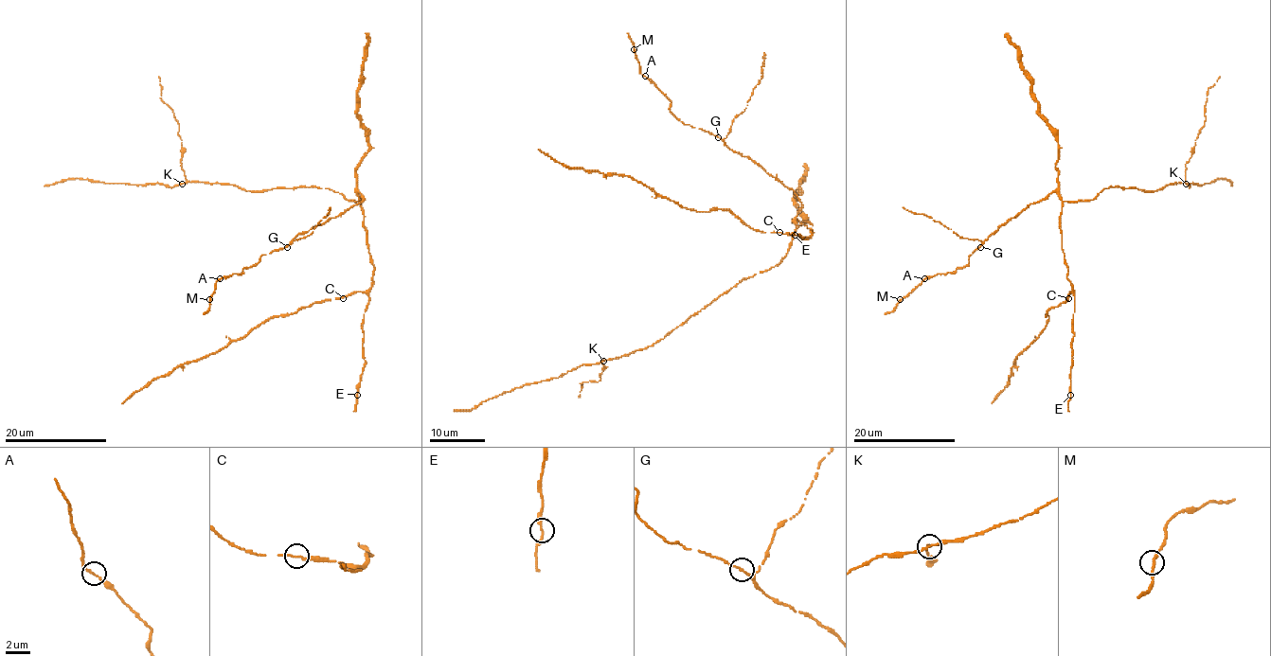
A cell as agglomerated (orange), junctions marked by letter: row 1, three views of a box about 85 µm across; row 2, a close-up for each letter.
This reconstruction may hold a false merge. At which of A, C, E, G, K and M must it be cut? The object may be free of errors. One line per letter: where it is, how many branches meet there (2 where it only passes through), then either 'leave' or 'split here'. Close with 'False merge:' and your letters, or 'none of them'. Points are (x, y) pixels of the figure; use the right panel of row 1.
A: at (924, 278); 2 branches meet; leave
C: at (1068, 298); 2 branches meet; leave
E: at (1070, 395); 2 branches meet; leave
G: at (980, 247); 2 branches meet; leave
K: at (1186, 184); 2 branches meet; leave
M: at (900, 299); 2 branches meet; leave
False merge: none of them

